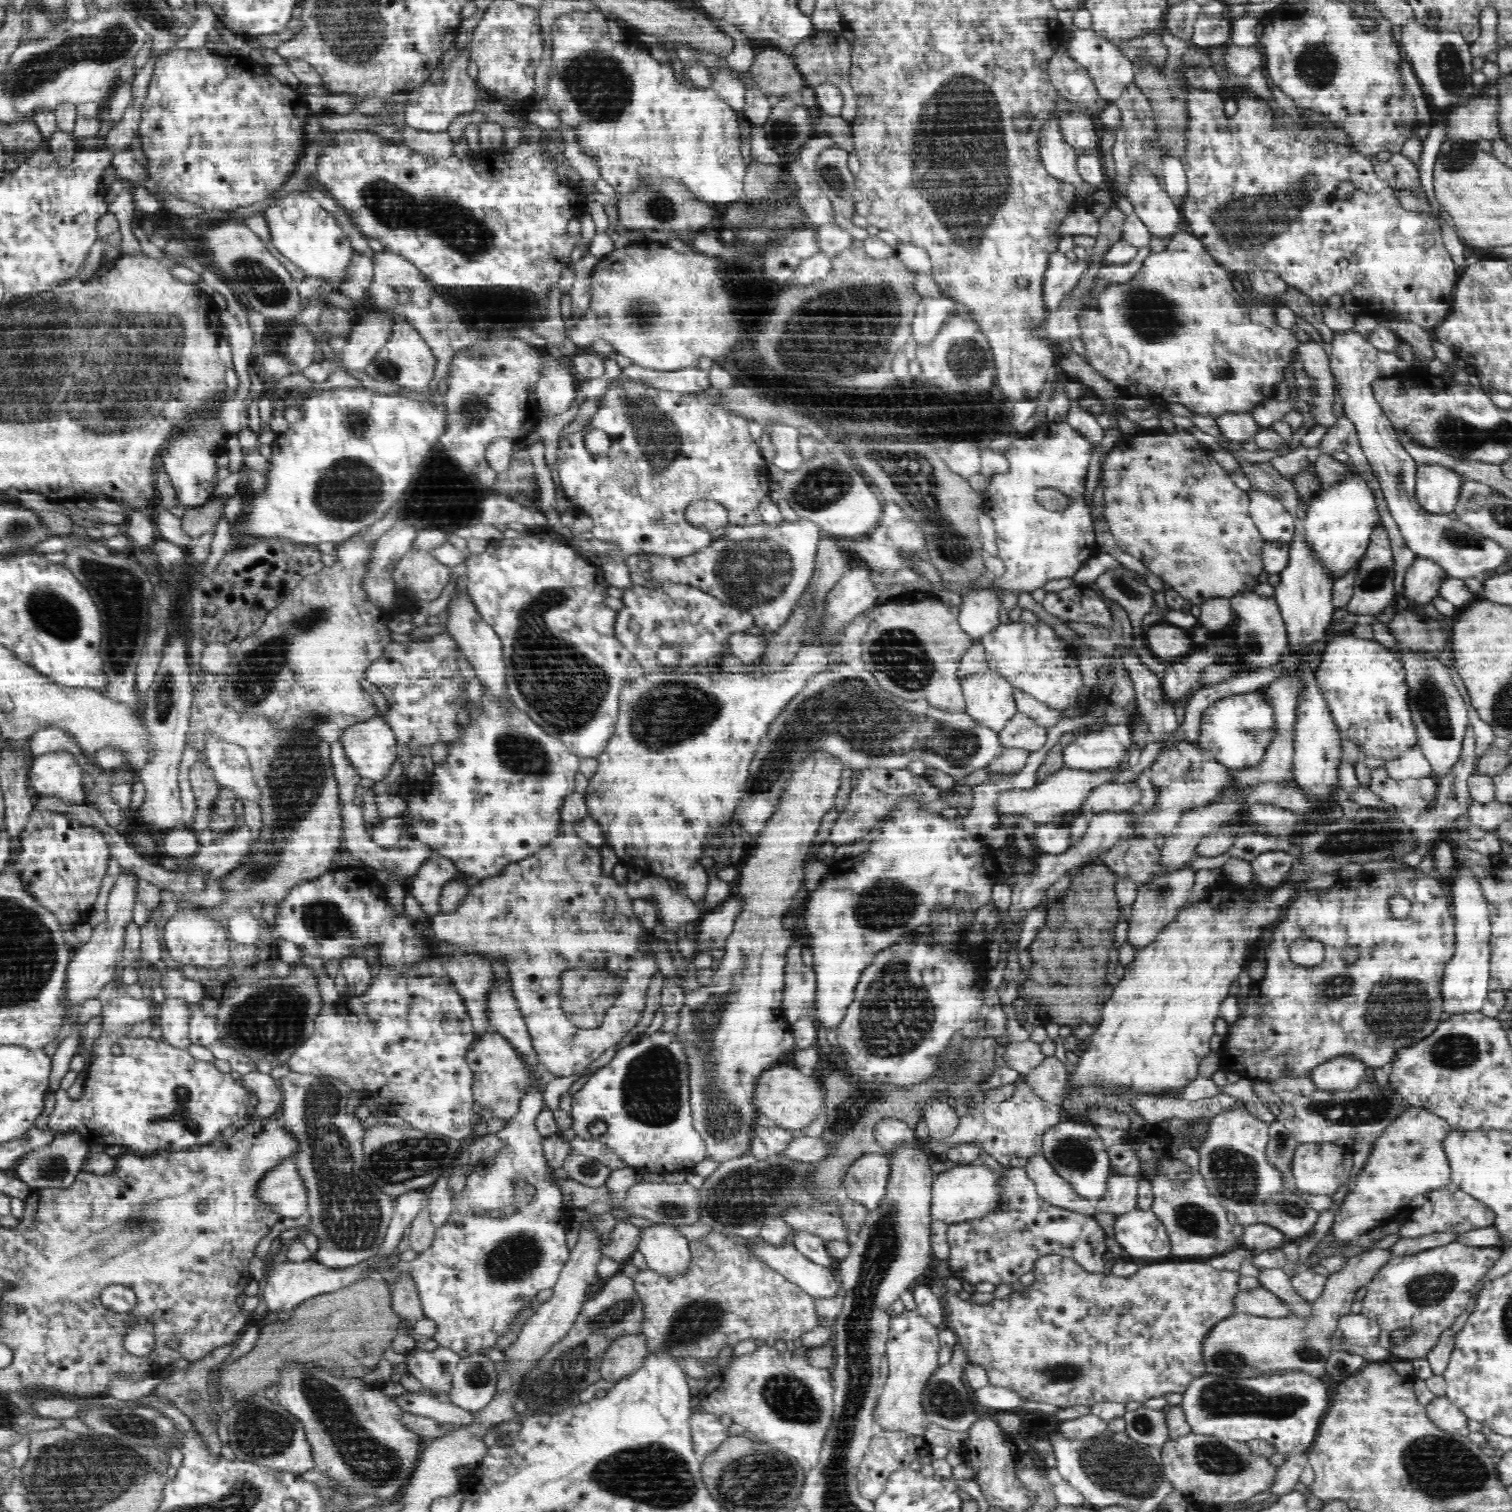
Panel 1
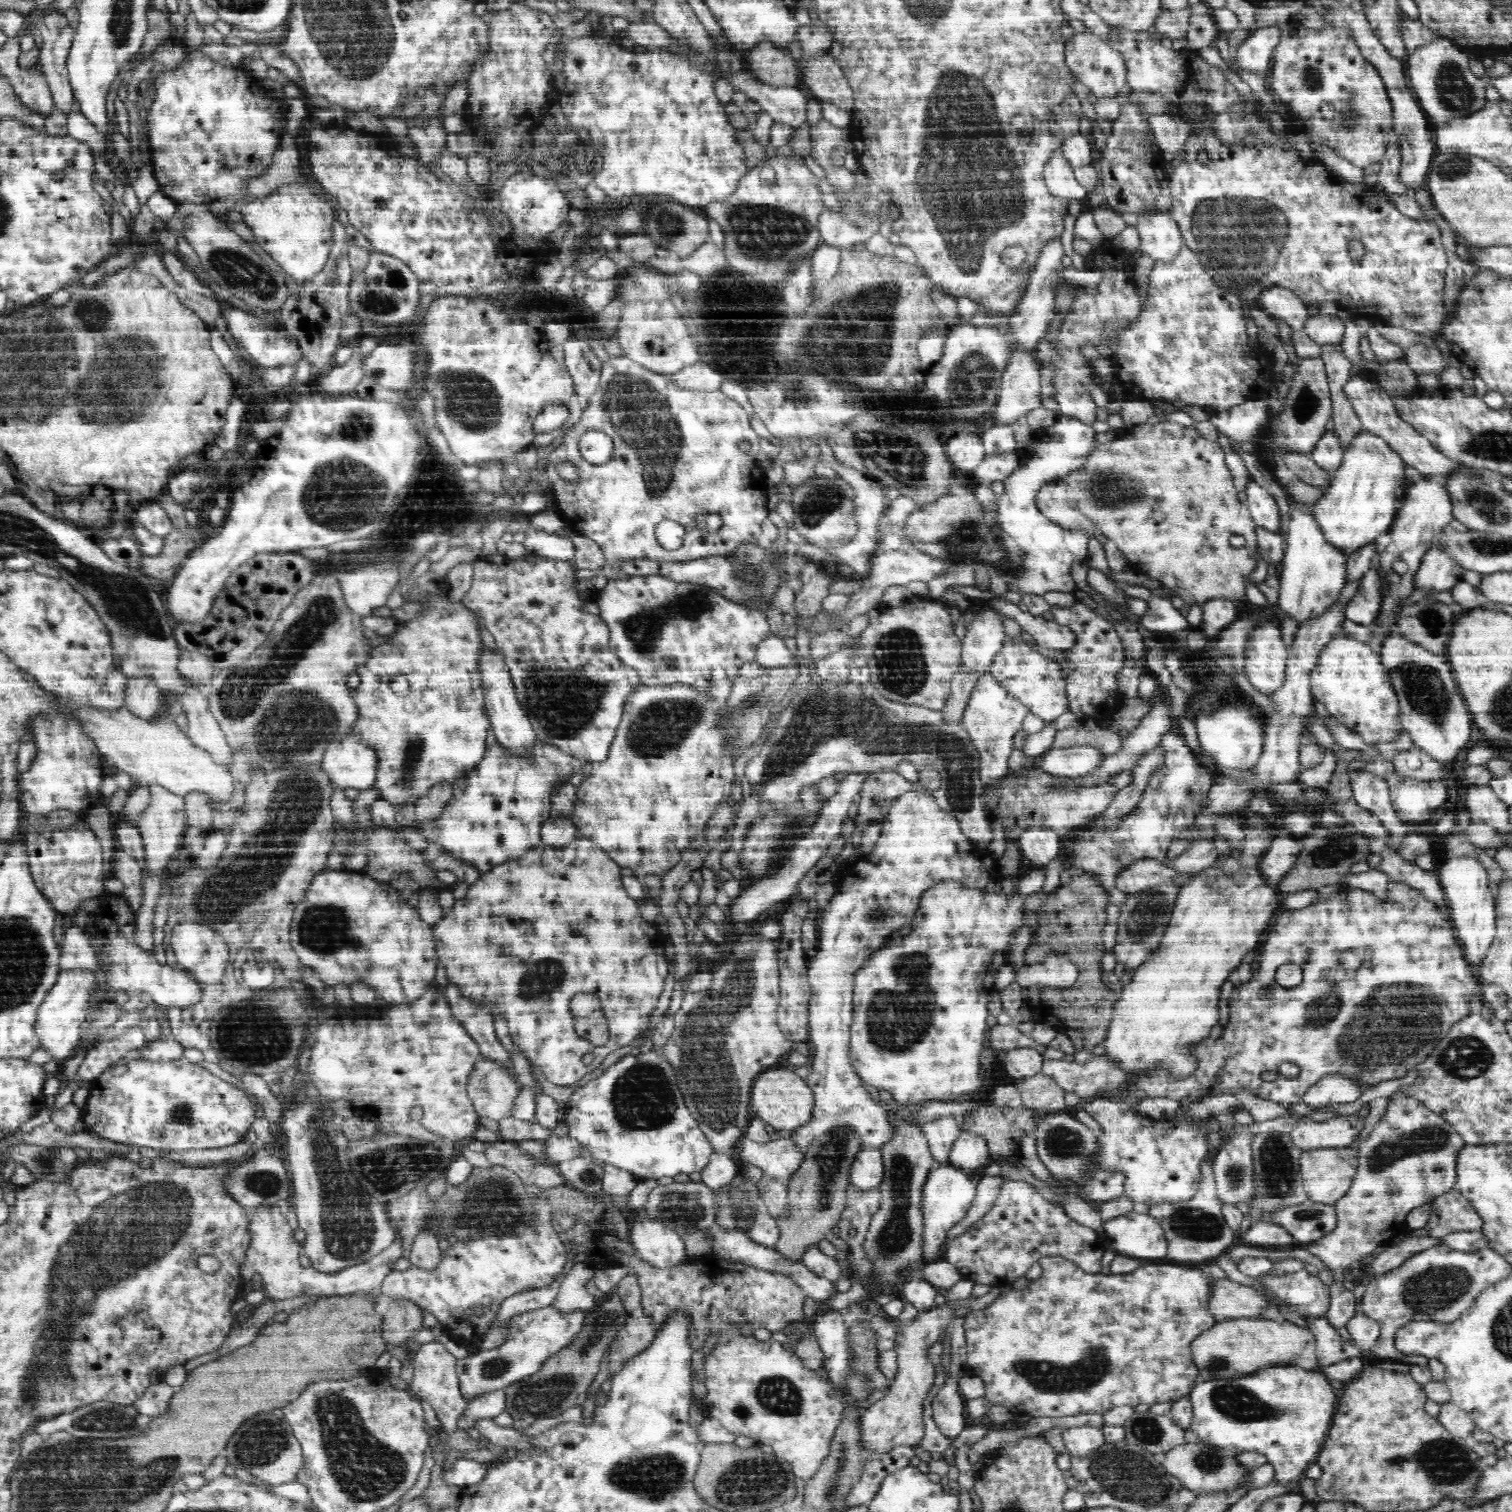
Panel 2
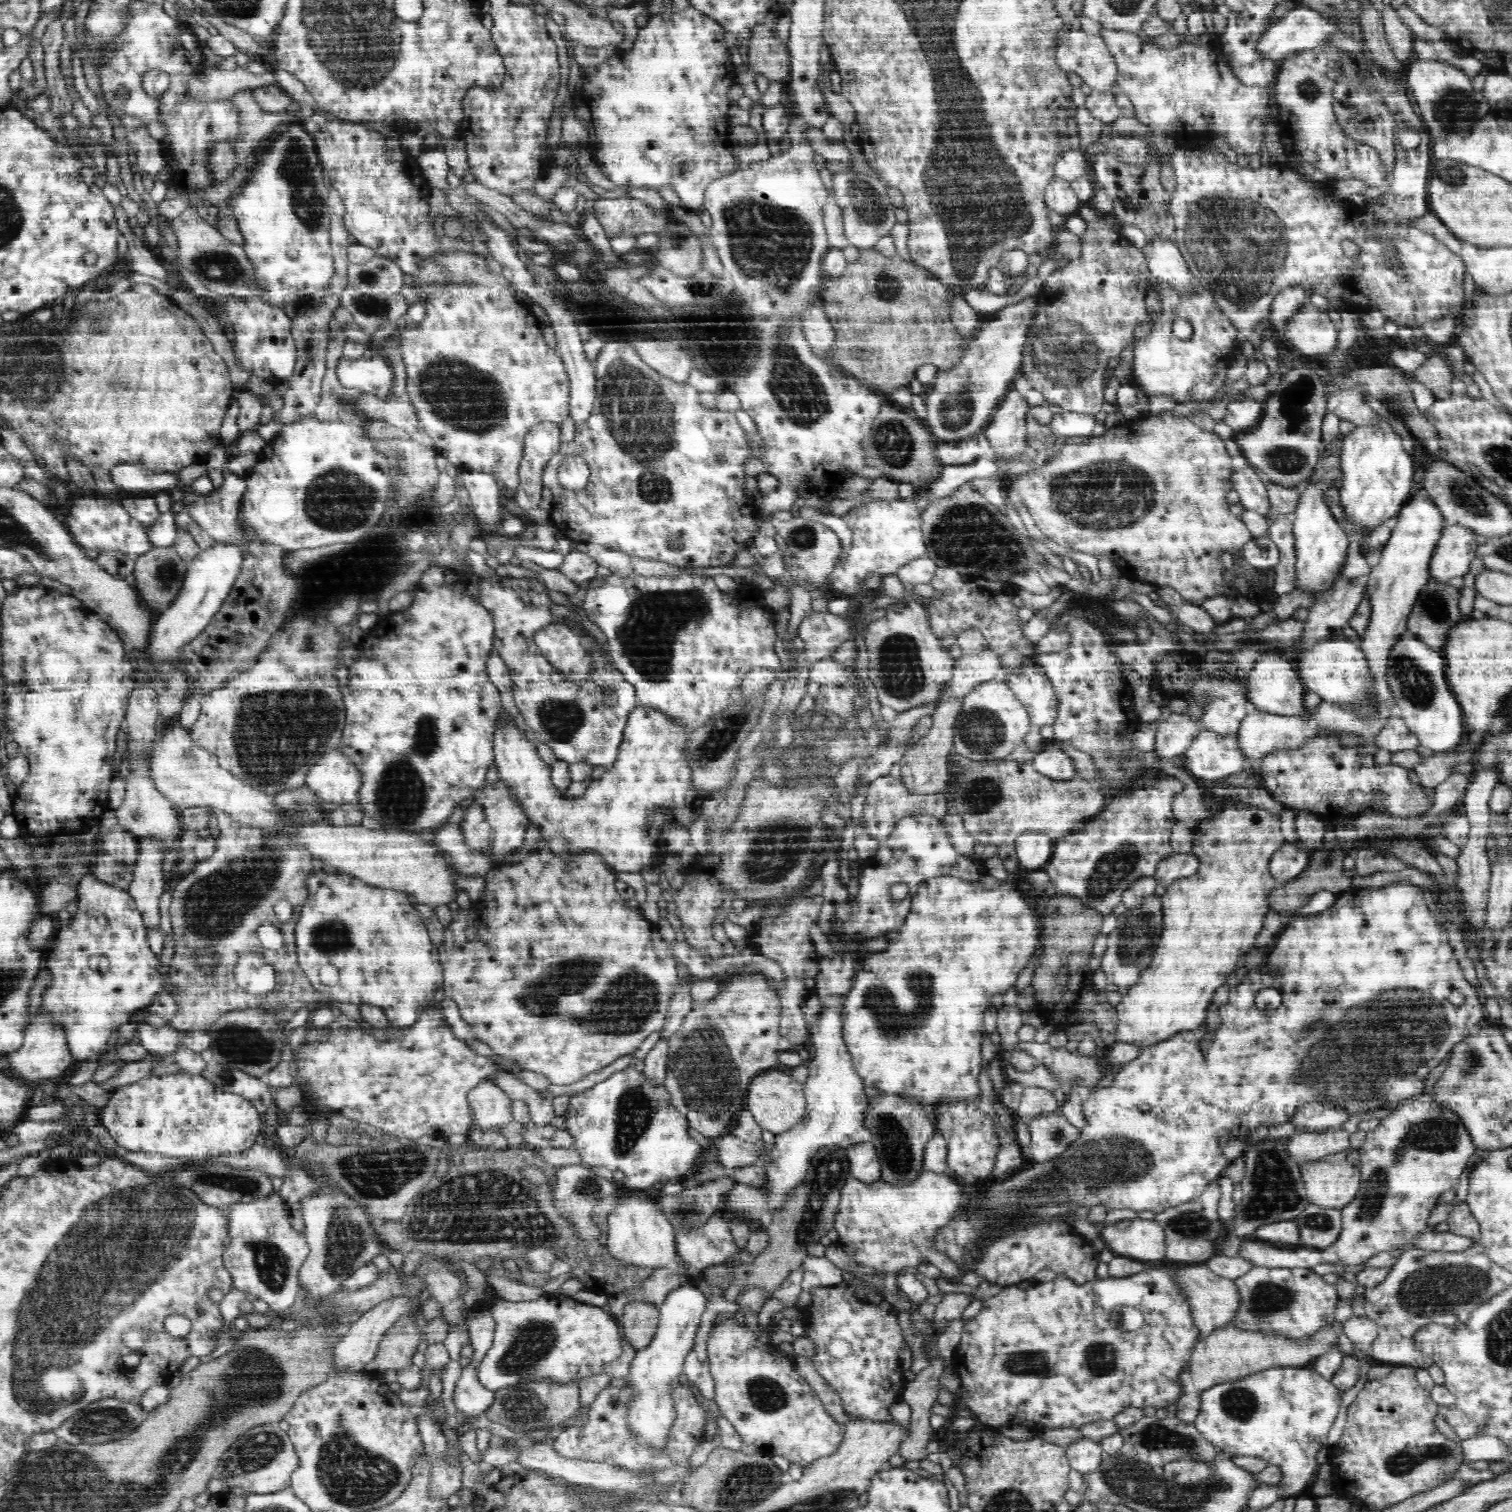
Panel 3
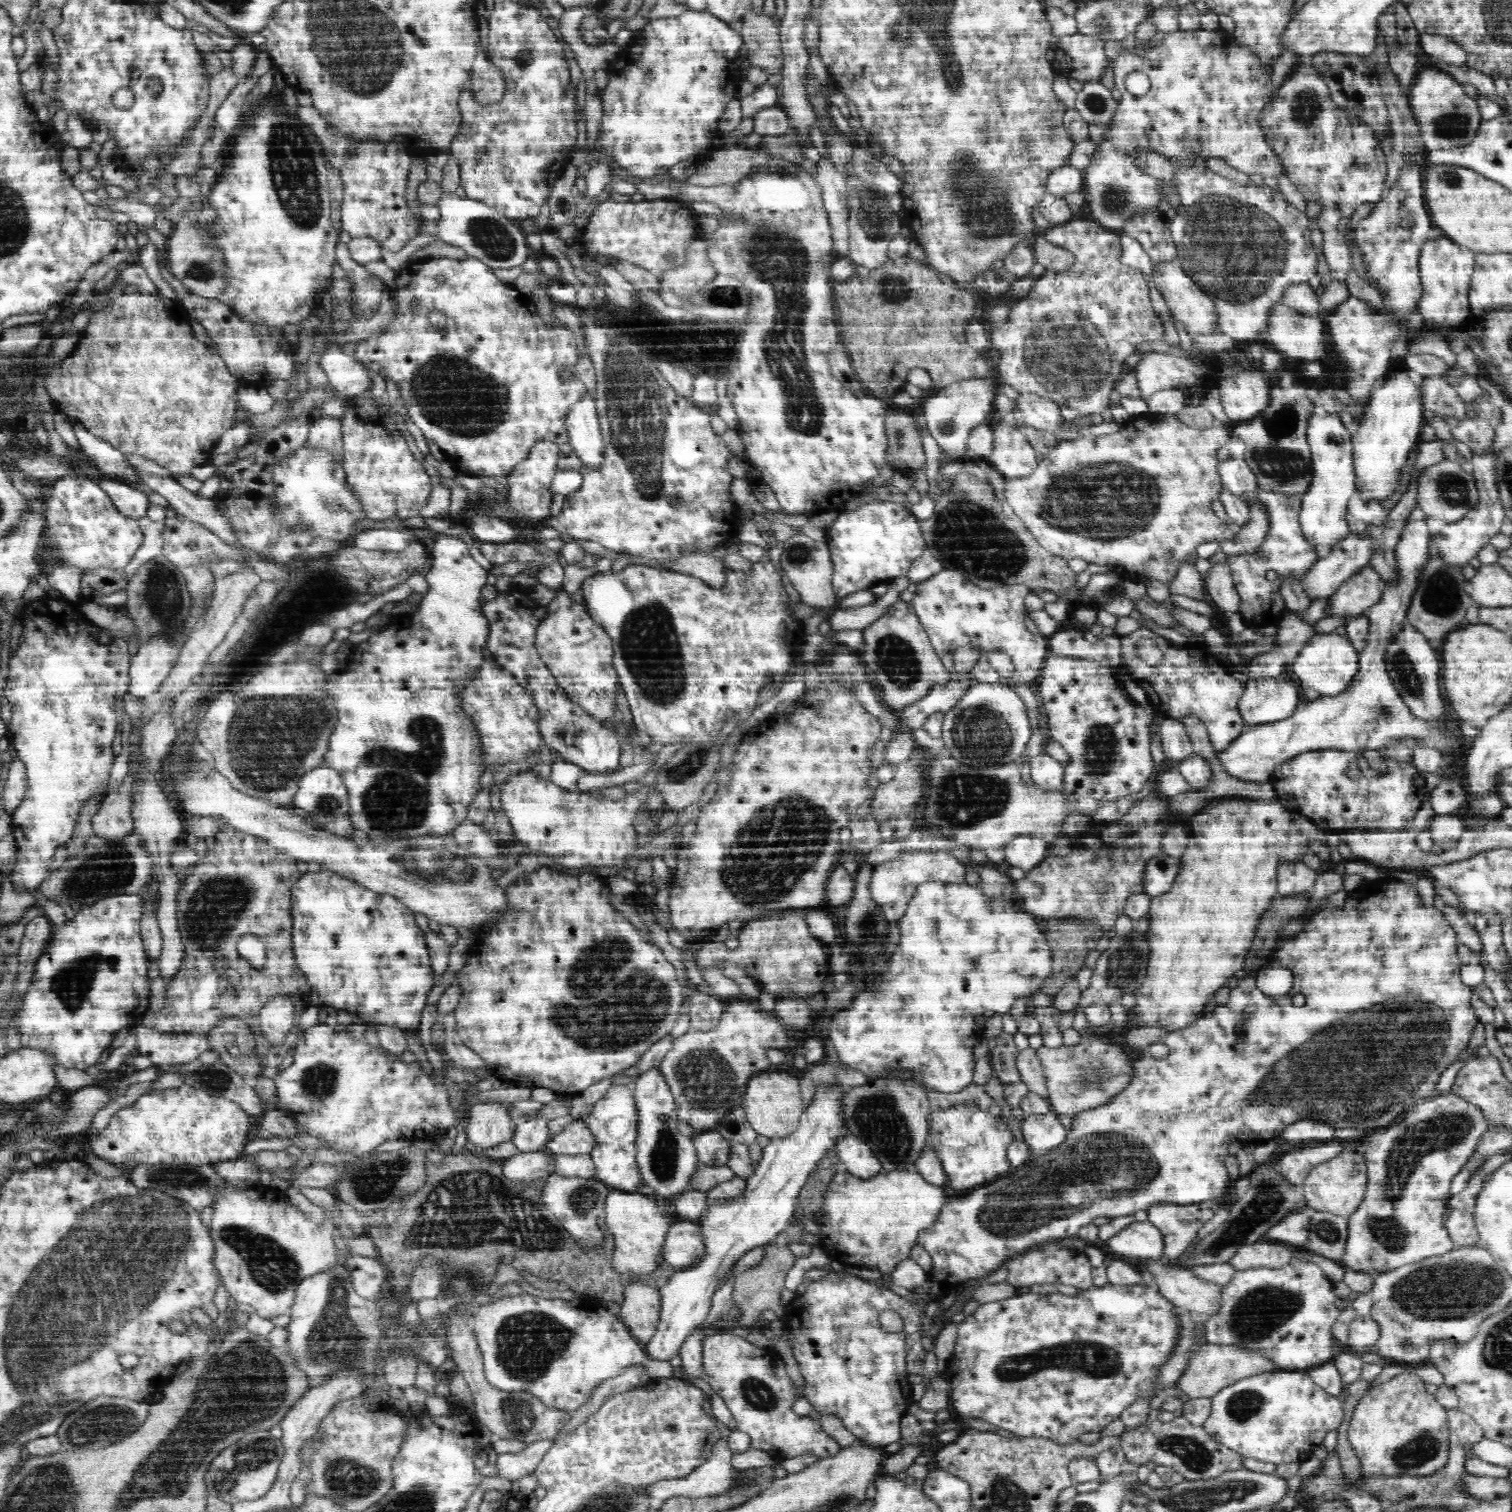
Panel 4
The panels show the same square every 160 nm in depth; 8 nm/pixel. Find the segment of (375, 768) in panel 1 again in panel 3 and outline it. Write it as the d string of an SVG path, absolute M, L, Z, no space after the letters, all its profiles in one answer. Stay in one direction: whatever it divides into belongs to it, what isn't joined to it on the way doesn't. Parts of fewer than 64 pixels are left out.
M341 749L330 750L313 766L305 784L320 802L350 804L357 802L362 772Z

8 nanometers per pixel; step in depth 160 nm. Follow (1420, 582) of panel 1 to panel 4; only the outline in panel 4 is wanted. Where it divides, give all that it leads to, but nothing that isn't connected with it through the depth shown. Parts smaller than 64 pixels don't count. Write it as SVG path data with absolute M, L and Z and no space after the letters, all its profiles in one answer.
M1473 453L1469 465L1469 471L1480 494L1480 505L1469 511L1469 515L1464 516L1460 521L1448 523L1439 534L1434 536L1434 542L1438 543L1438 553L1444 558L1445 564L1448 562L1453 566L1463 567L1473 558L1477 558L1478 552L1483 546L1488 544L1492 537L1501 533L1501 527L1505 517L1505 511L1499 500L1499 491L1496 486L1494 474L1495 465L1498 459L1494 455L1477 455Z

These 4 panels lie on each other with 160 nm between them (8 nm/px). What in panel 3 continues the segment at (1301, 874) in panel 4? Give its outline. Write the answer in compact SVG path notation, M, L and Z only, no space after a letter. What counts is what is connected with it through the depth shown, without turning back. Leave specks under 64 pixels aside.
M1286 844L1282 850L1274 852L1274 856L1270 860L1270 872L1274 876L1276 888L1298 878L1302 874L1302 870L1306 868L1308 858L1310 858L1308 852L1296 850L1290 844Z

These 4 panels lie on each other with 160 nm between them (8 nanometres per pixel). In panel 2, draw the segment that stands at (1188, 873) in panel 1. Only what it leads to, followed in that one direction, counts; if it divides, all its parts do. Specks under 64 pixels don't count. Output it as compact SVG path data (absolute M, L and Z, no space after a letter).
M1171 882L1158 884L1158 886L1128 895L1124 904L1120 906L1116 944L1112 952L1117 963L1124 964L1126 970L1139 968L1139 965L1148 960L1150 953L1160 944L1170 924L1170 917L1180 887L1172 885Z

